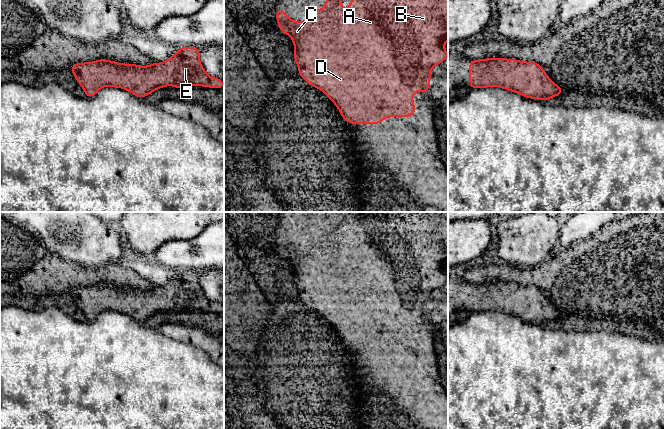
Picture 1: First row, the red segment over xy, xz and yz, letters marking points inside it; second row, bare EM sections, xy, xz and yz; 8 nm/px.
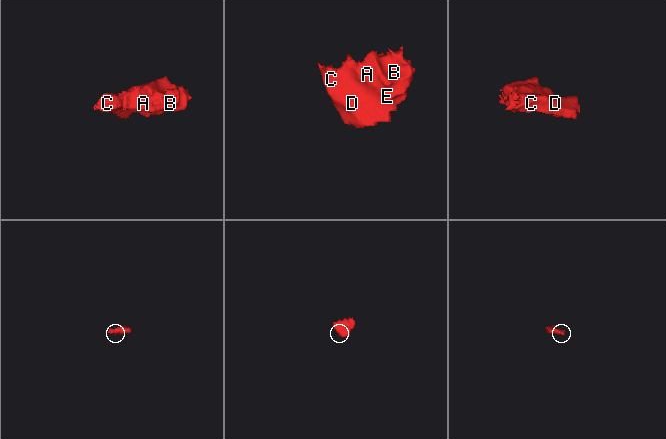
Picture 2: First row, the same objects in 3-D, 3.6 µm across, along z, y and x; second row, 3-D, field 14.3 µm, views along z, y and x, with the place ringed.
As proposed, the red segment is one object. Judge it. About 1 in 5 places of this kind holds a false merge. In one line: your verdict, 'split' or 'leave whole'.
leave whole

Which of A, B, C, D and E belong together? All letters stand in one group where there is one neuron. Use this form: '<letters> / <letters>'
A B C D E

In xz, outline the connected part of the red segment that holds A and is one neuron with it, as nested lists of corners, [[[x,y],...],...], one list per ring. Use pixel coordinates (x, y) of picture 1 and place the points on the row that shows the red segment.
[[[326,0],[323,9],[312,10],[306,21],[293,21],[283,9],[276,9],[276,22],[279,30],[289,35],[294,43],[294,57],[298,73],[309,85],[324,92],[335,104],[344,121],[350,124],[382,124],[385,117],[412,117],[416,112],[413,94],[421,91],[428,94],[431,69],[440,65],[448,53],[444,44],[448,40],[448,0],[350,0],[349,12],[344,10],[341,0]]]

